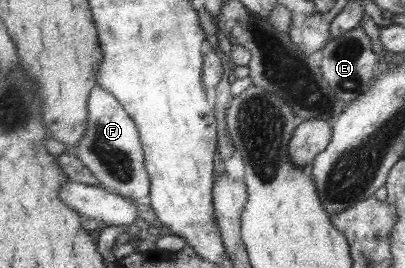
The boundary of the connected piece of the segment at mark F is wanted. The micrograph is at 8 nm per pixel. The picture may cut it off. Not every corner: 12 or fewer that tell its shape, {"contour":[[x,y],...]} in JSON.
{"contour":[[91,92],[74,154],[104,188],[146,201],[134,122],[118,98]]}

